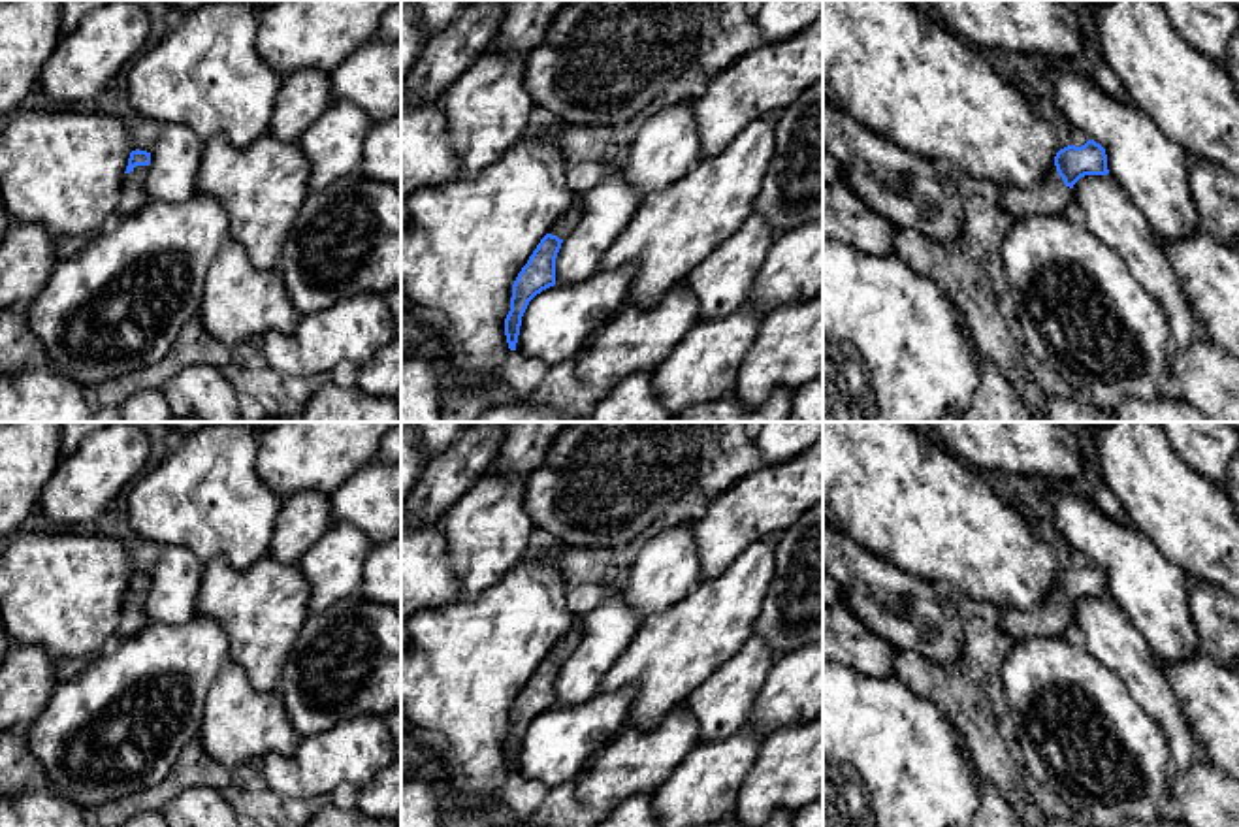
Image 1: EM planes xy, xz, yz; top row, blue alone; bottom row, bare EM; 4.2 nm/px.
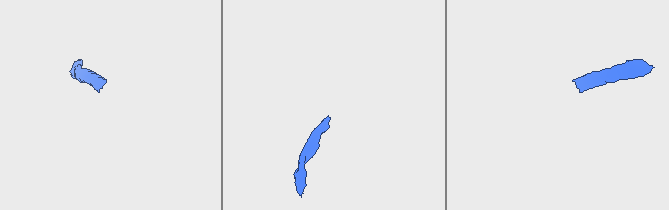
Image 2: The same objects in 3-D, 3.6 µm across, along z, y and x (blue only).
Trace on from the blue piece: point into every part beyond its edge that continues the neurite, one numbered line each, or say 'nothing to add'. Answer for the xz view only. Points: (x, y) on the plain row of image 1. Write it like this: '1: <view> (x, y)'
1: xz (571, 639)

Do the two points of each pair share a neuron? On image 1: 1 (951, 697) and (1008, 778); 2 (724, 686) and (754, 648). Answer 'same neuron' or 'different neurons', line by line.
1: same neuron
2: same neuron

